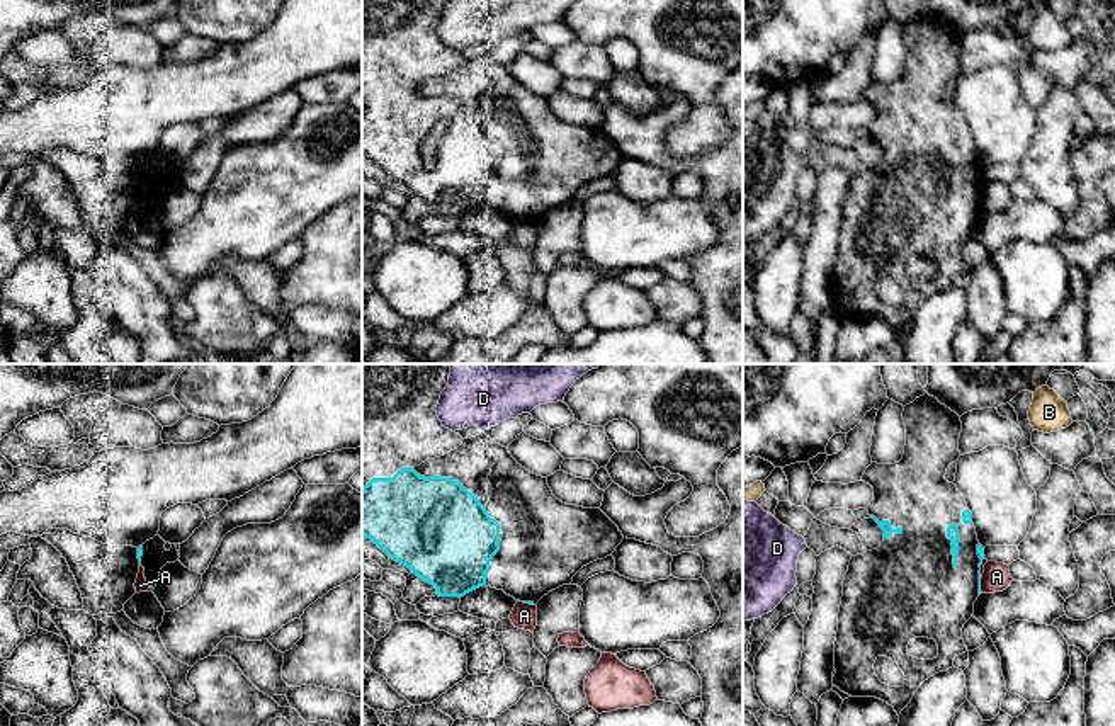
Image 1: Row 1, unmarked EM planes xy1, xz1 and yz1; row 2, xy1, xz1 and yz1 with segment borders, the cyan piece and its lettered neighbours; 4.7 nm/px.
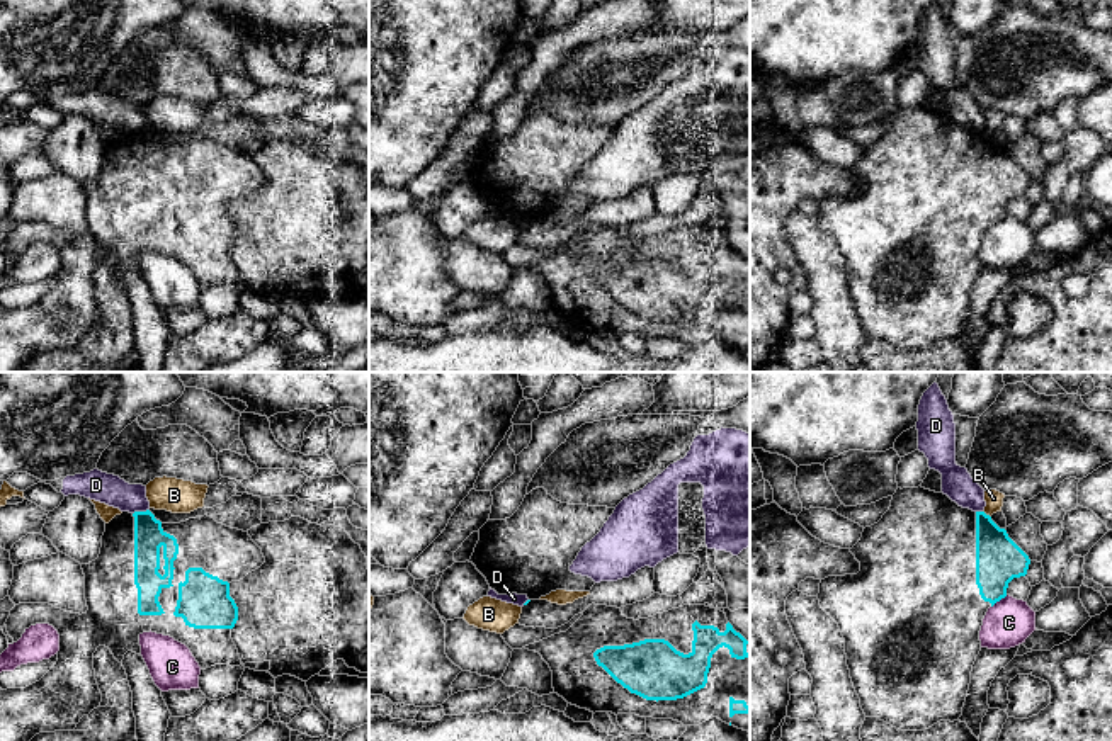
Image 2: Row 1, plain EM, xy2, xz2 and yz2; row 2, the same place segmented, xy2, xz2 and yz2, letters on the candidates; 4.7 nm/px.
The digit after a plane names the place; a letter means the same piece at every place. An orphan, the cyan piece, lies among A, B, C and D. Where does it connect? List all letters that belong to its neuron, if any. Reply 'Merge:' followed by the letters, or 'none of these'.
Merge: none of these

